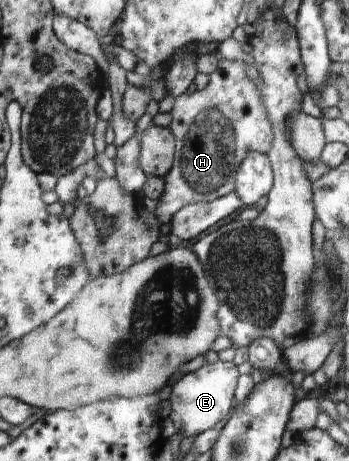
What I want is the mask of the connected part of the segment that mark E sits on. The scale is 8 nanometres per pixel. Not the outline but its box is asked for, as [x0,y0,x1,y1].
[170,361,239,437]

